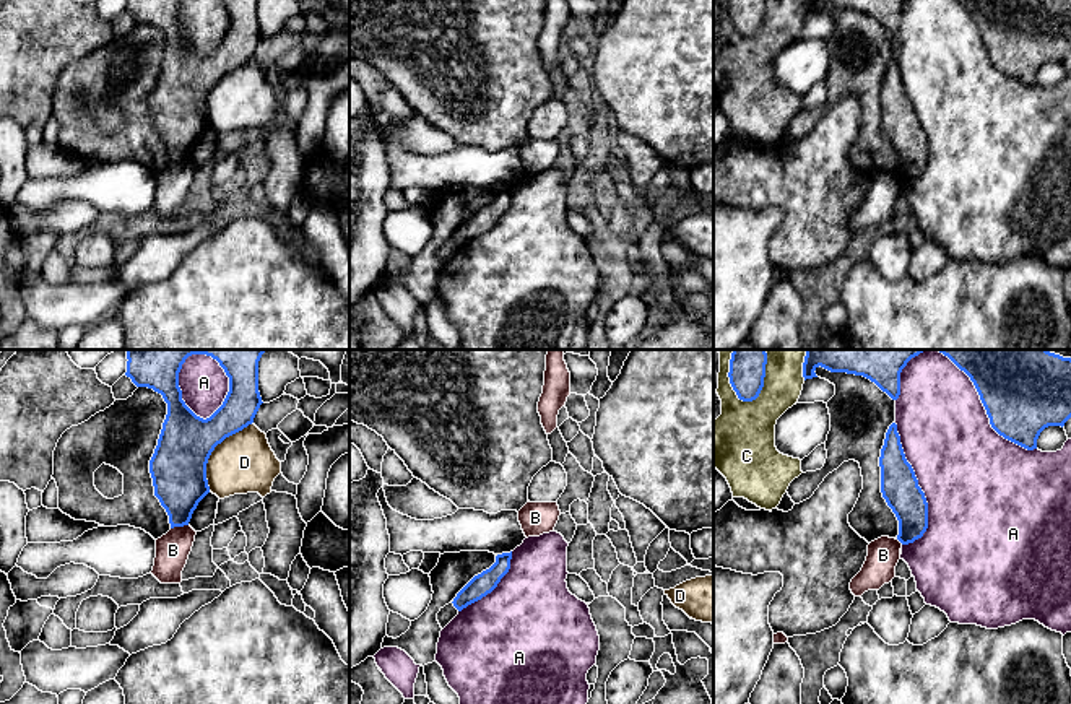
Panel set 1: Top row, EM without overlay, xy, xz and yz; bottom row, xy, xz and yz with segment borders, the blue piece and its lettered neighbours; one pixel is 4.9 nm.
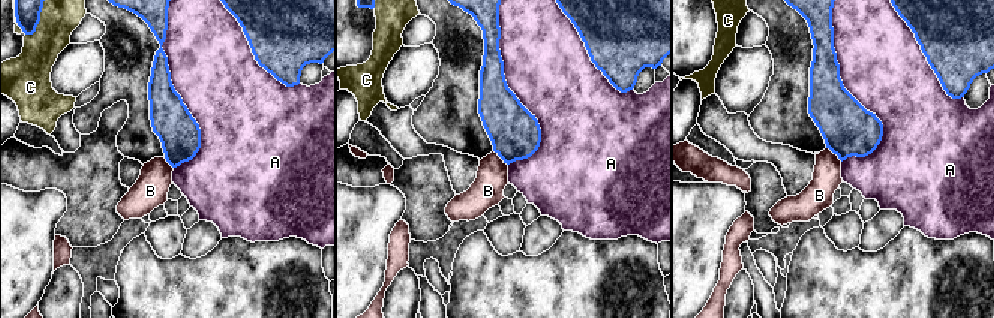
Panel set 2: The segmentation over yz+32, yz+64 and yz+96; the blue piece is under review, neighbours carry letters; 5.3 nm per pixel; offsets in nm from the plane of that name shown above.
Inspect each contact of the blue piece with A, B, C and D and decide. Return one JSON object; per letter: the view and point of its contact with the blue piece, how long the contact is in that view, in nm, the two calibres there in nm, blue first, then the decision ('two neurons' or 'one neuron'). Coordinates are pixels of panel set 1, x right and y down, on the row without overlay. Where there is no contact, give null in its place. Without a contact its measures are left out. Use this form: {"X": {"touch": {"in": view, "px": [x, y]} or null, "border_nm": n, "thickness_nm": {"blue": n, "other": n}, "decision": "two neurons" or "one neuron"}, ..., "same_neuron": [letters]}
{"A": {"touch": {"in": "yz", "px": [919, 122]}, "border_nm": 600, "thickness_nm": {"blue": 190, "other": 480}, "decision": "two neurons"}, "B": {"touch": {"in": "xy", "px": [179, 161]}, "border_nm": 90, "thickness_nm": {"blue": 280, "other": 170}, "decision": "two neurons"}, "C": {"touch": {"in": "yz", "px": [761, 25]}, "border_nm": 220, "thickness_nm": {"blue": 160, "other": 320}, "decision": "two neurons"}, "D": {"touch": {"in": "xy", "px": [213, 85]}, "border_nm": 400, "thickness_nm": {"blue": 280, "other": 300}, "decision": "two neurons"}, "same_neuron": []}

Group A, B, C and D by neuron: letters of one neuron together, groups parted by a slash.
A / B / C / D

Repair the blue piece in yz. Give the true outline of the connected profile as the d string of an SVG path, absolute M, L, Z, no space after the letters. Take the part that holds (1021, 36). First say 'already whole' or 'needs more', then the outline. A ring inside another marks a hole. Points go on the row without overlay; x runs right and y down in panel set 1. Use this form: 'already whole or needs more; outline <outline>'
already whole; outline M956 0L973 18L991 63L1004 75L1037 85L1040 68L1071 54L1071 0Z

